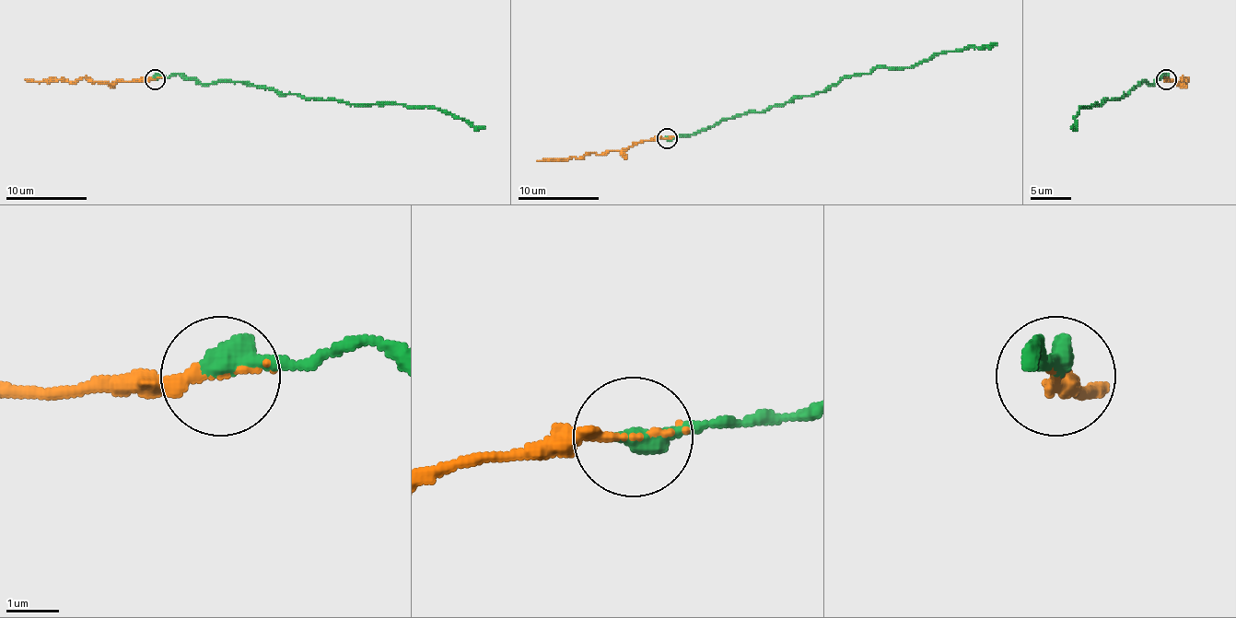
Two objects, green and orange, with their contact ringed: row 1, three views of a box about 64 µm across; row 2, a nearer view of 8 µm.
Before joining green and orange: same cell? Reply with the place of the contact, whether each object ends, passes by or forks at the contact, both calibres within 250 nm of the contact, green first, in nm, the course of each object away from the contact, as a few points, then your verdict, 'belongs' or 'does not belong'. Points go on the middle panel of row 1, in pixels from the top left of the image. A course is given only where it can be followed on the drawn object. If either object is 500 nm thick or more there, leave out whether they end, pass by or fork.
place (667, 138); green ends; orange ends; calibres 480 and 200 nm; course green (667, 138), (695, 134), (749, 112), (826, 91), (877, 67), (913, 67), (939, 53), (996, 42); course orange (667, 138), (641, 140), (623, 148), (606, 150), (602, 155), (537, 161); belongs

